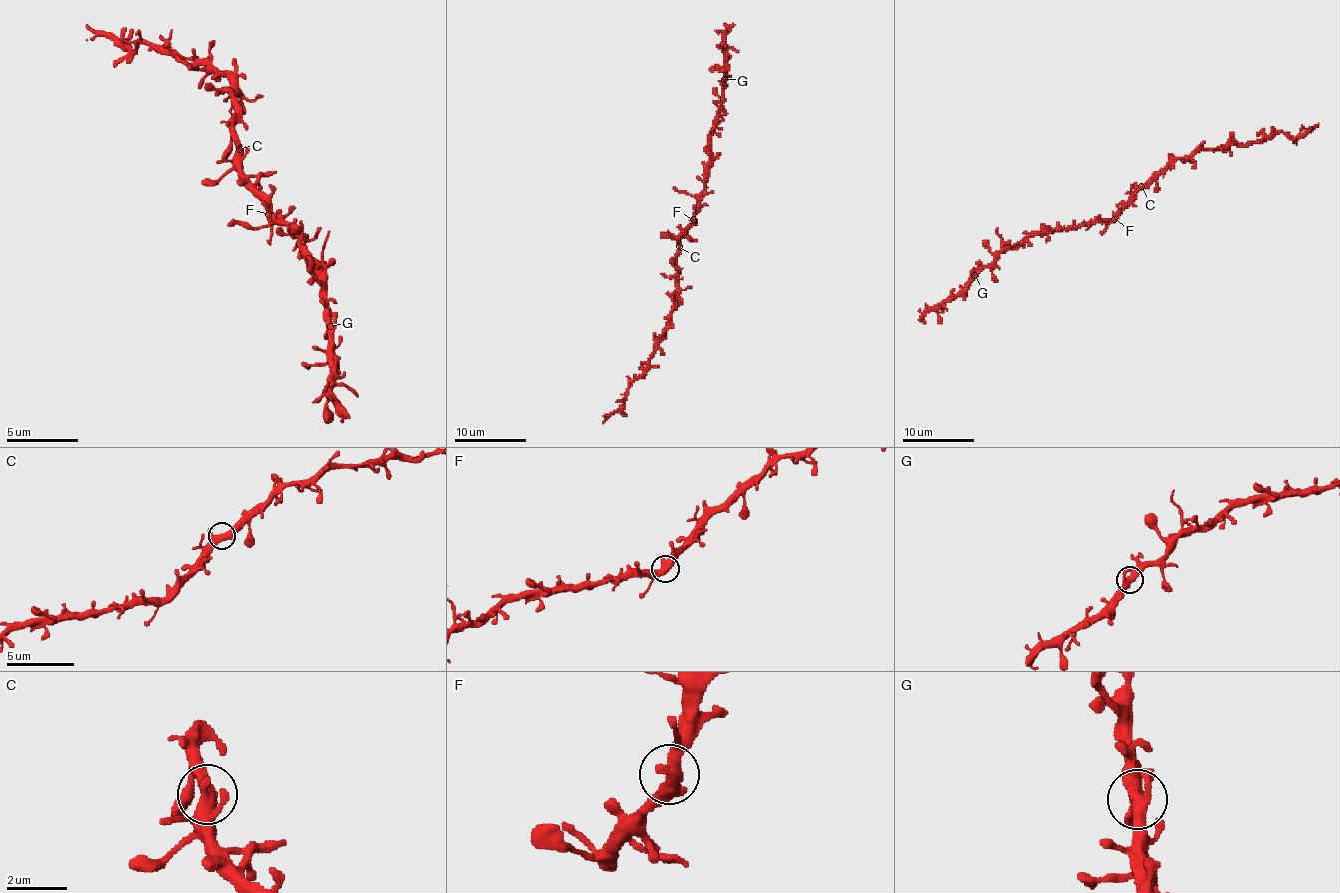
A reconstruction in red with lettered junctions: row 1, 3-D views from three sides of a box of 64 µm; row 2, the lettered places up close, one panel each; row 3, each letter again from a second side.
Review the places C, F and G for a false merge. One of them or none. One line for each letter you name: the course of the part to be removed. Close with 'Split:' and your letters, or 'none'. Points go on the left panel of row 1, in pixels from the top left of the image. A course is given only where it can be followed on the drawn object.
Split: none

